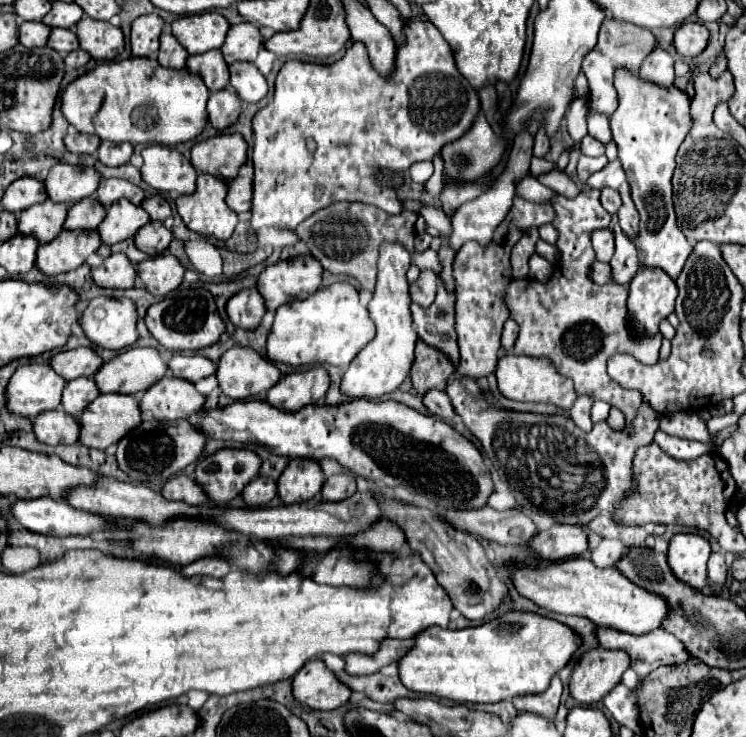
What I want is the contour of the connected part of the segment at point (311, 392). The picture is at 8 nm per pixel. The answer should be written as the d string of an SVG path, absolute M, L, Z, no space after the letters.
M312 367L302 373L282 377L268 393L266 401L284 411L298 411L324 399L330 379L322 367Z

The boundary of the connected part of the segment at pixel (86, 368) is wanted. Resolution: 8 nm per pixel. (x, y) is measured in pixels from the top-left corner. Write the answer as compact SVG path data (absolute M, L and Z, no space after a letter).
M78 347L70 351L60 351L48 359L48 365L62 375L66 381L72 381L76 377L92 377L98 367L102 365L102 359L90 349L90 347Z

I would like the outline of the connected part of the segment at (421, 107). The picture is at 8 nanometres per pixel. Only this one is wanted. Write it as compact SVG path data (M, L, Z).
M408 23L404 25L404 37L406 43L403 46L397 45L397 56L395 60L394 72L389 77L381 77L378 71L374 71L370 59L368 59L368 51L364 47L364 43L354 43L346 55L336 61L334 65L314 65L314 63L302 63L296 59L290 59L282 65L278 77L276 77L276 93L274 93L274 103L266 105L264 109L260 109L254 119L252 119L252 129L254 129L254 147L252 147L252 161L254 161L254 195L252 195L252 217L250 217L250 229L256 233L262 227L280 227L280 229L288 229L294 231L298 223L302 223L304 219L308 219L314 211L330 207L332 203L338 201L360 201L360 203L370 203L376 205L380 209L384 209L390 215L398 215L402 211L402 203L396 197L396 191L390 189L388 185L382 185L374 179L374 169L388 169L388 171L396 171L402 173L406 169L410 169L412 163L416 161L424 161L424 159L432 159L446 143L450 143L452 139L458 139L462 133L466 133L466 129L470 127L472 119L478 115L480 111L480 99L478 99L478 91L472 89L472 85L460 75L460 71L456 71L454 65L454 53L450 49L450 45L444 41L442 33L432 25L432 23Z

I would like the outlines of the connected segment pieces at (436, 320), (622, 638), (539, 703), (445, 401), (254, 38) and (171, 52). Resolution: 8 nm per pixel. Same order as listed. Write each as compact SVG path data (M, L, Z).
M438 279L434 303L426 309L412 303L410 311L420 339L430 347L444 351L446 355L450 355L454 363L458 363L460 355L458 355L458 343L454 331L454 301L456 295L450 295L450 291L442 287L442 279Z
M596 627L598 645L604 649L622 649L630 655L630 669L646 677L660 665L676 665L690 655L682 643L664 629L654 629L646 635L630 635L610 627Z
M554 675L554 679L550 681L550 687L544 693L538 695L518 695L512 699L516 709L522 711L530 711L536 715L542 715L546 719L554 719L556 709L560 705L560 695L562 695L562 681L558 675Z
M428 391L426 397L424 397L424 405L428 407L430 413L438 415L440 419L452 423L456 419L456 413L454 413L454 407L450 403L450 397L444 393L444 391Z
M252 23L232 25L226 35L226 43L220 47L224 61L228 65L236 61L254 61L260 49L262 49L262 35L258 27L254 27Z
M172 33L160 35L160 49L158 49L158 63L170 69L184 69L186 67L186 49L174 39Z

